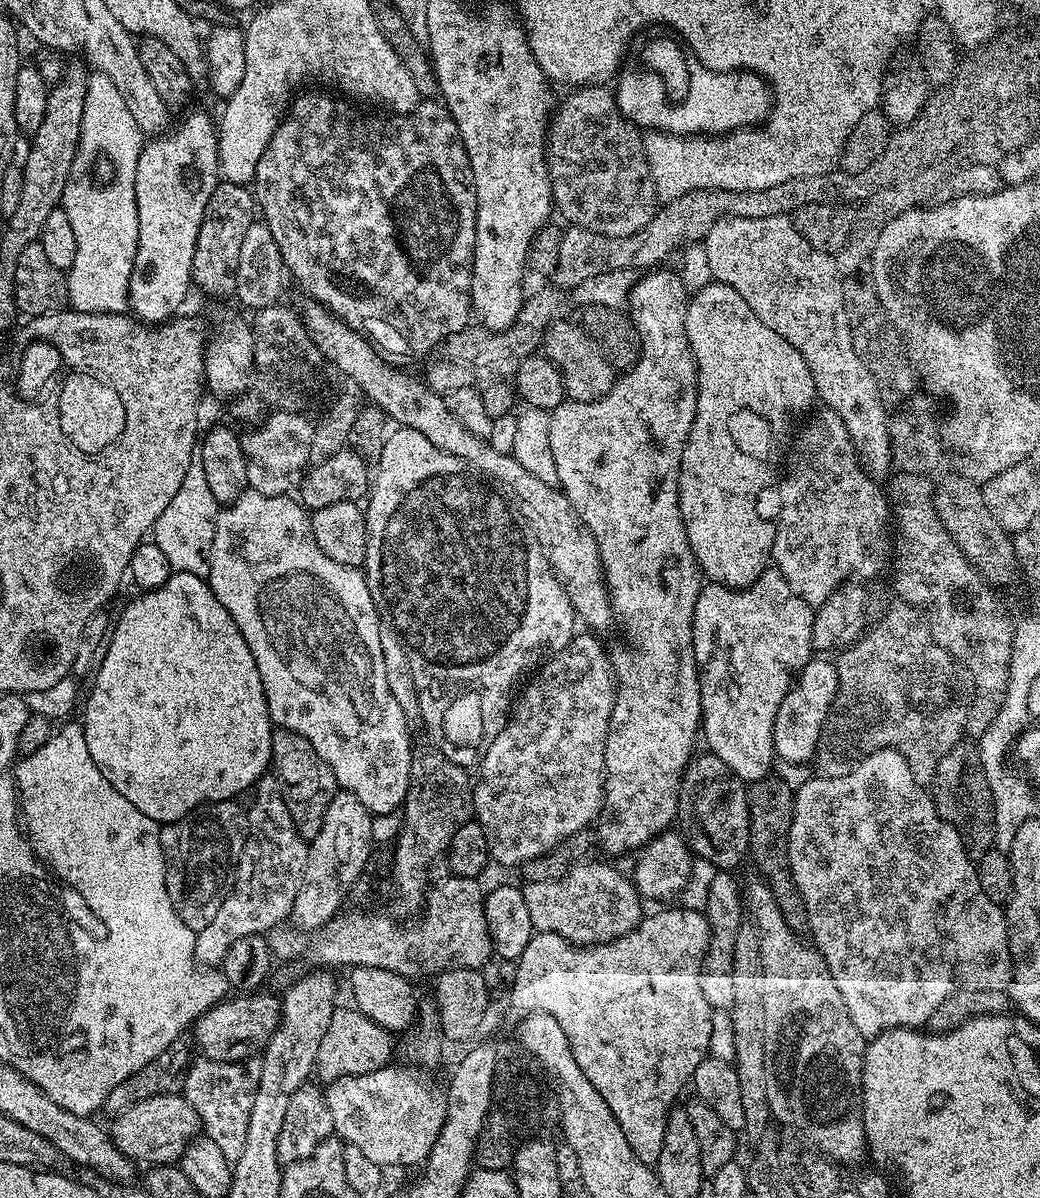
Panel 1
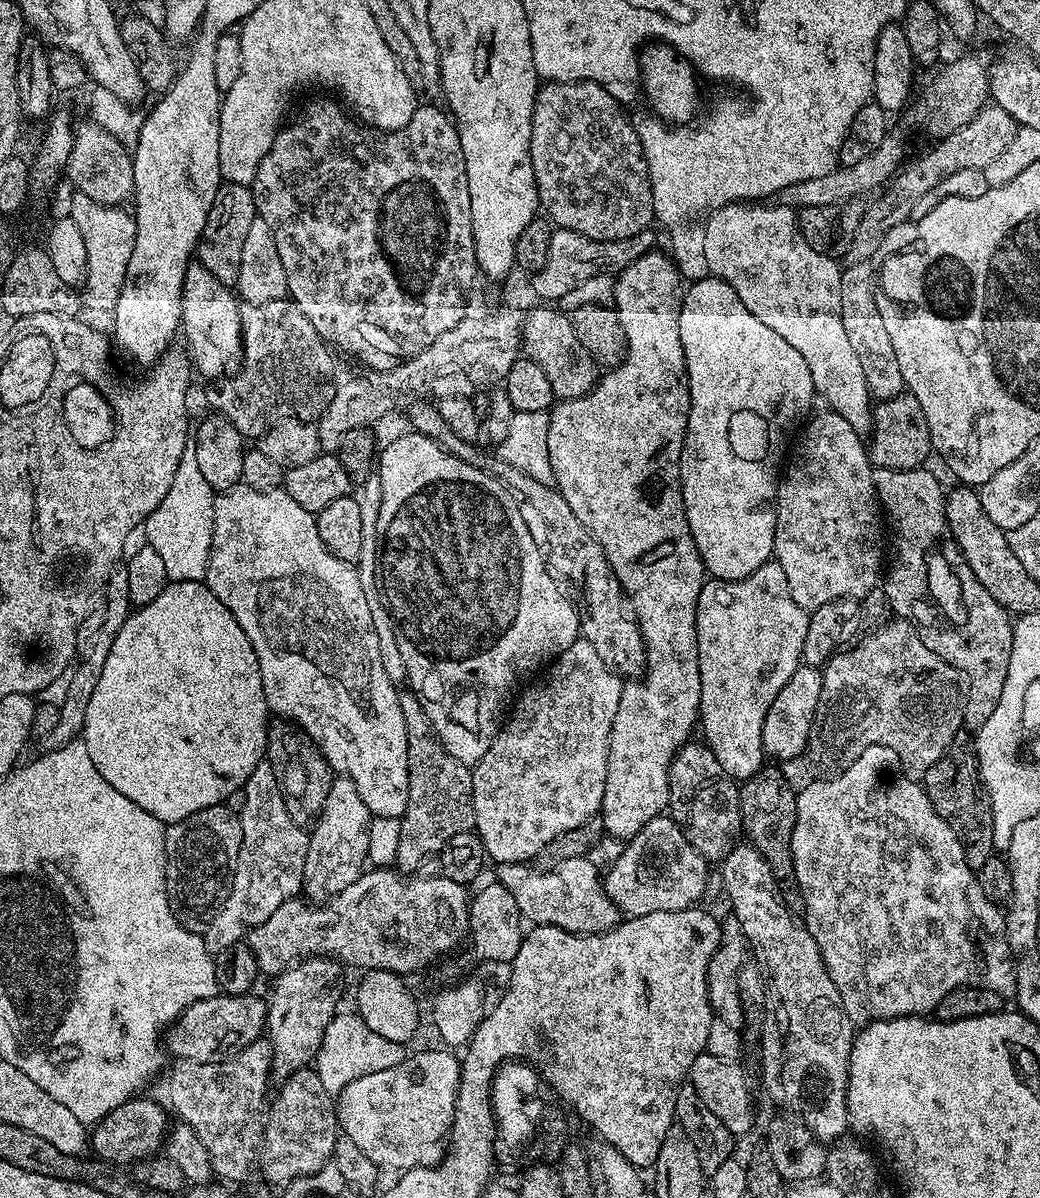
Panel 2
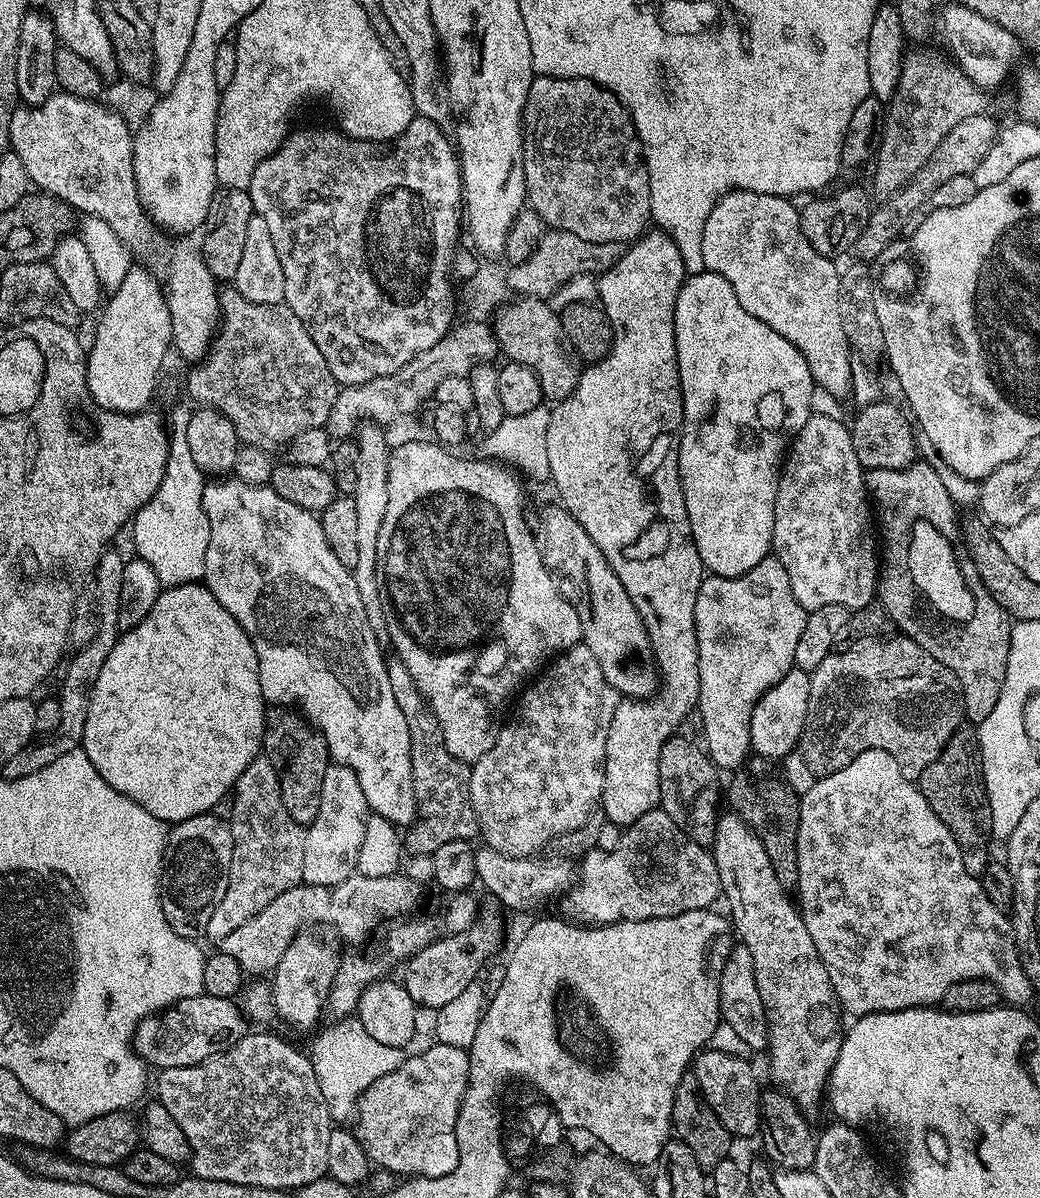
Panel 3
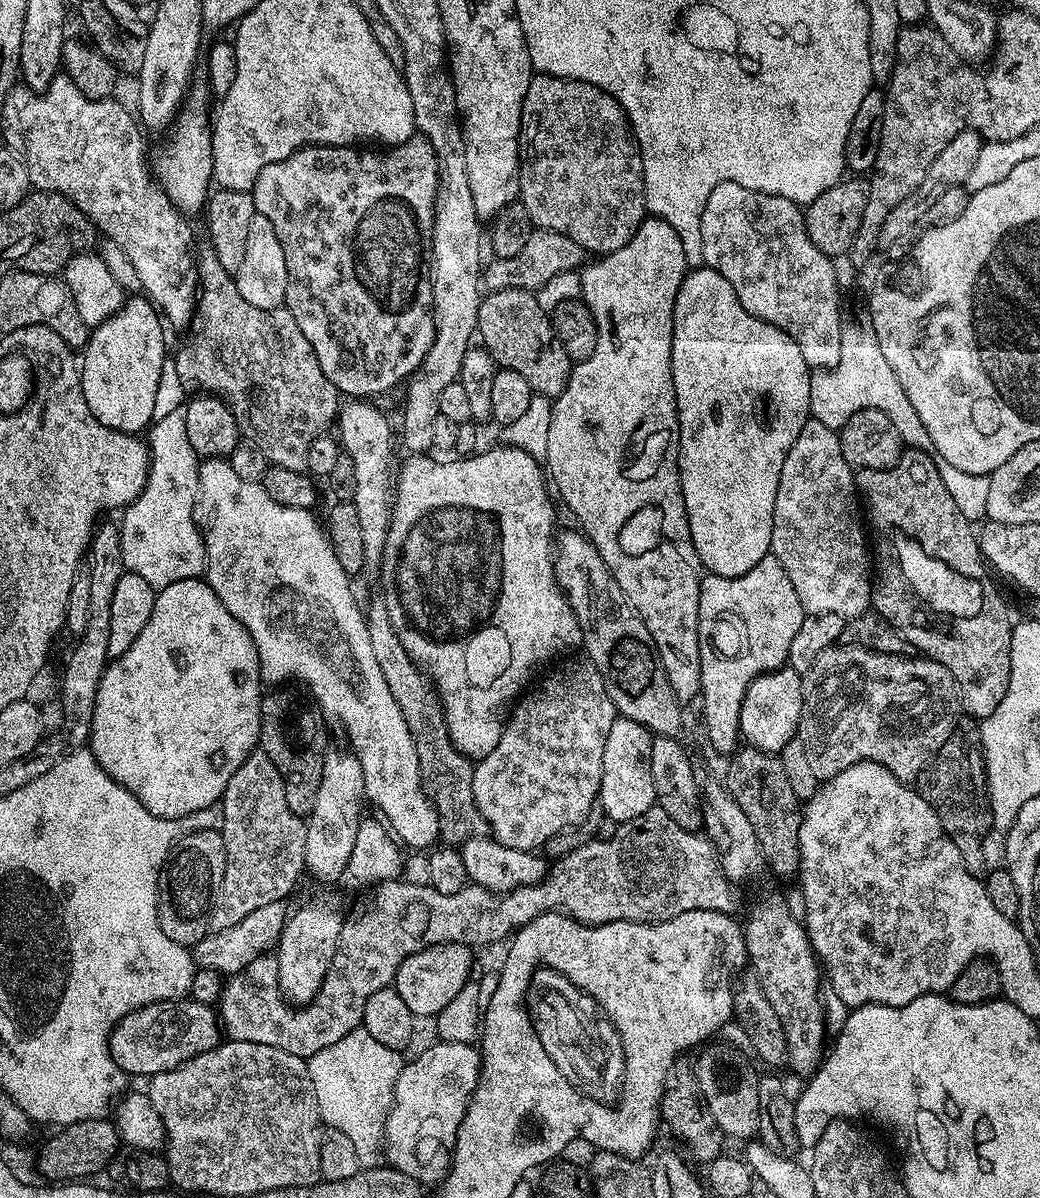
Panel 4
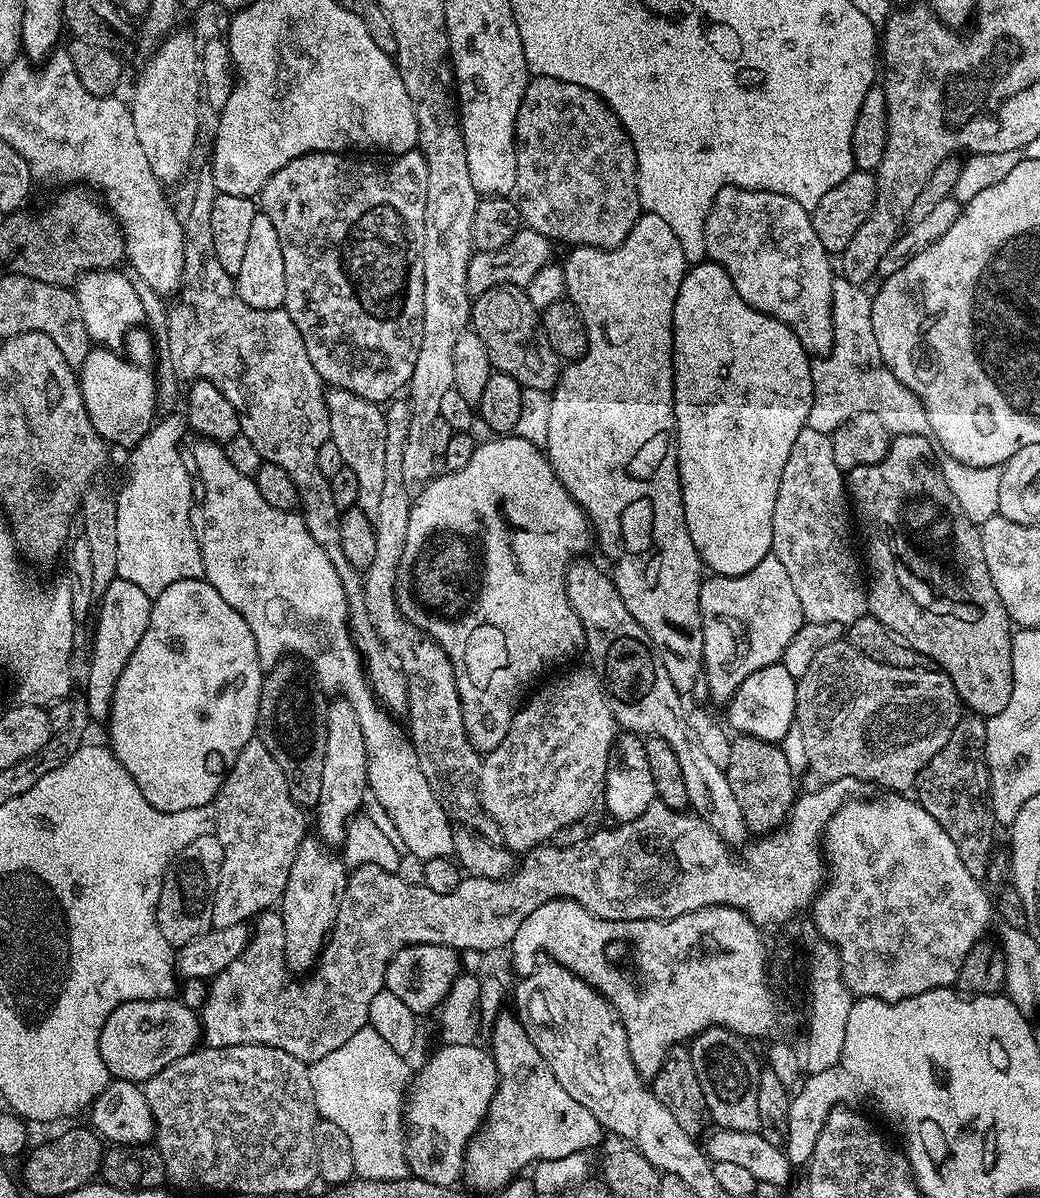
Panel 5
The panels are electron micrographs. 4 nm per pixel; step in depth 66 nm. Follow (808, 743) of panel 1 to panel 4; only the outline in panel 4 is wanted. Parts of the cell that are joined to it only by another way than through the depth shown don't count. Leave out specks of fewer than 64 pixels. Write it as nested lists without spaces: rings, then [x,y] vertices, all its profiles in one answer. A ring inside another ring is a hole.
[[[776,668],[759,676],[746,690],[740,711],[740,734],[751,747],[778,754],[786,742],[797,739],[802,718],[802,676],[793,668]]]

